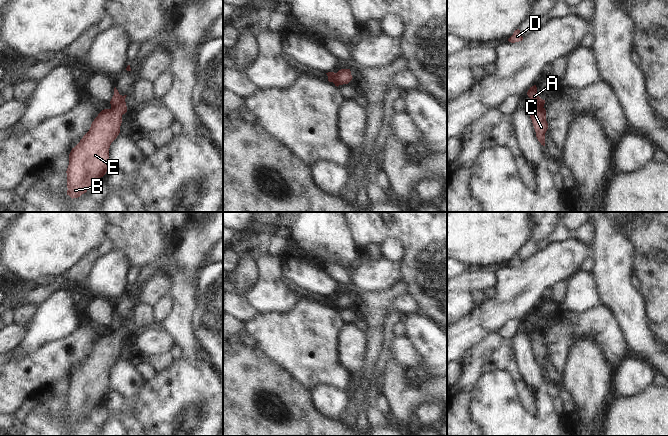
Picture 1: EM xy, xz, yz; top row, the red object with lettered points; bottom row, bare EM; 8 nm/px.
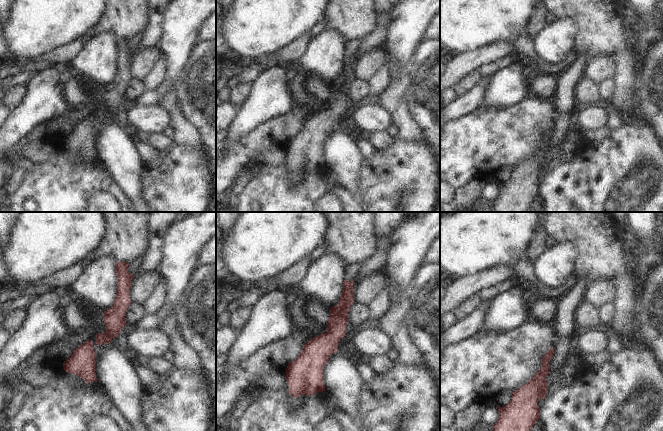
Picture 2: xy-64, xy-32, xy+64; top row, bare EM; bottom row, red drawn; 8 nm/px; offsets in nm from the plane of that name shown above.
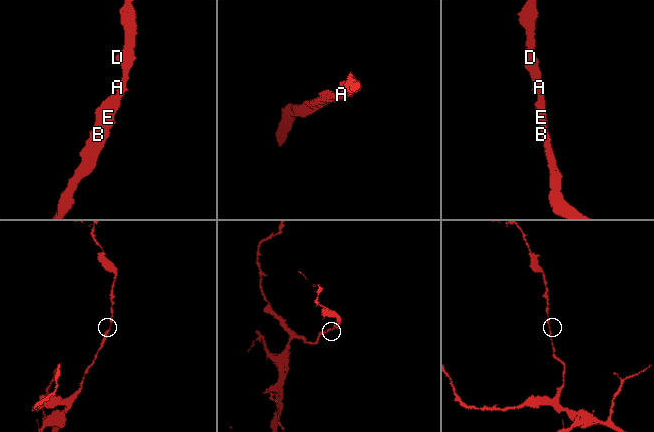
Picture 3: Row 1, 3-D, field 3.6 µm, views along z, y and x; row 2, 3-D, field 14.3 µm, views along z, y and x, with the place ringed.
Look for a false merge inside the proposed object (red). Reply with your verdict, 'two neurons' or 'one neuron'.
one neuron

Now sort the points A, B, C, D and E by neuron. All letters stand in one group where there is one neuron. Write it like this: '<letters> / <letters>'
A B C D E

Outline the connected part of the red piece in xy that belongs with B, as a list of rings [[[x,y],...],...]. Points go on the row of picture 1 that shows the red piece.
[[[116,87],[110,101],[111,108],[102,110],[91,124],[89,131],[80,142],[72,148],[69,154],[67,168],[67,195],[72,199],[86,193],[88,188],[99,178],[103,177],[109,168],[109,148],[120,133],[122,115],[127,112],[125,98],[120,95]]]

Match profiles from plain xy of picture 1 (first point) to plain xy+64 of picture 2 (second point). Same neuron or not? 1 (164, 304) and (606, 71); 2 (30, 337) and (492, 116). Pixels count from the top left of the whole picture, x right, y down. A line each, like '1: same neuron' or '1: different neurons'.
1: different neurons
2: different neurons

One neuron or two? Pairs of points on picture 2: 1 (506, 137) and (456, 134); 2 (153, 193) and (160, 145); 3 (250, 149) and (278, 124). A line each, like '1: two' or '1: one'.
1: one
2: two
3: one

